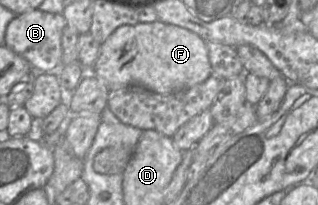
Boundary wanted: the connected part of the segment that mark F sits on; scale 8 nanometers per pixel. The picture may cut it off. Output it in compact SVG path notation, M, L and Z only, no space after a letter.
M159 21L122 25L101 44L99 56L92 69L87 70L100 78L110 90L126 85L140 85L158 94L172 94L191 88L207 80L212 74L207 42L194 32Z

